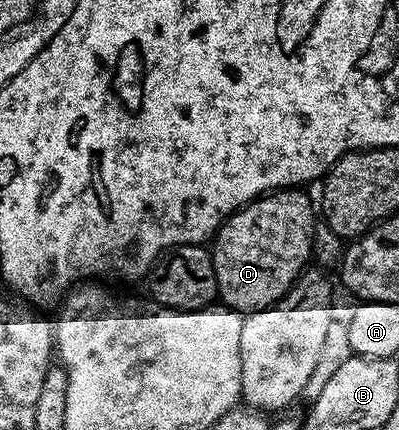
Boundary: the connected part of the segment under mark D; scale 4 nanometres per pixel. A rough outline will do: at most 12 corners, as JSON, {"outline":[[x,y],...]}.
{"outline":[[266,193],[211,243],[217,294],[274,306],[306,270],[315,207]]}

